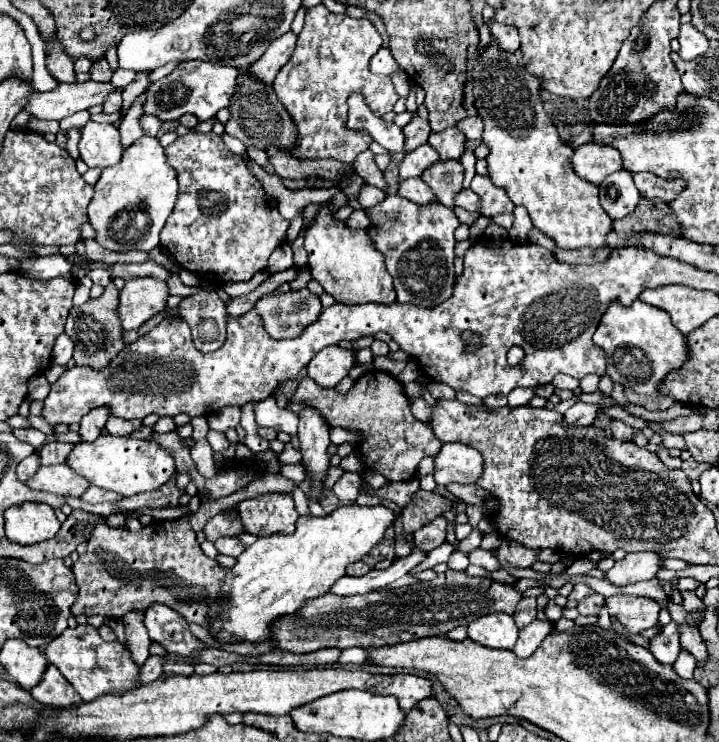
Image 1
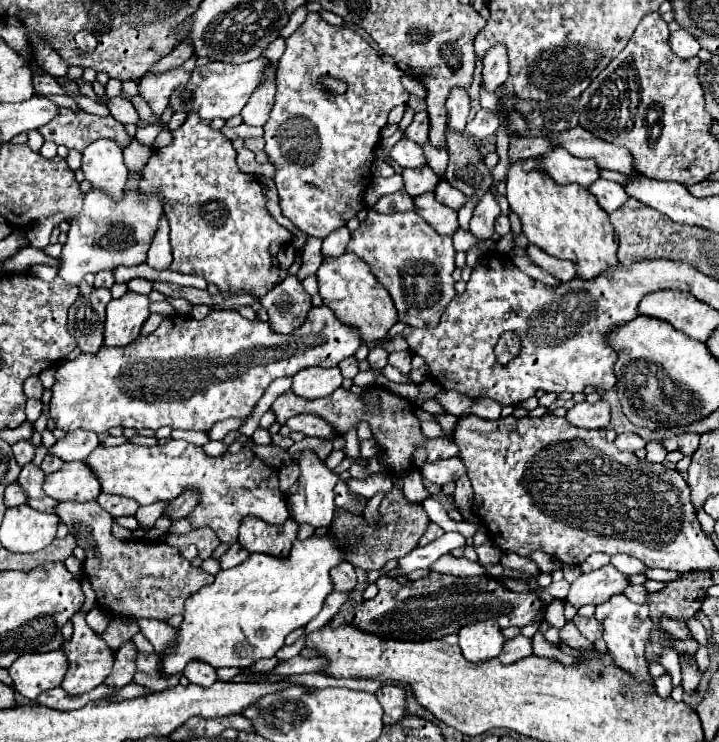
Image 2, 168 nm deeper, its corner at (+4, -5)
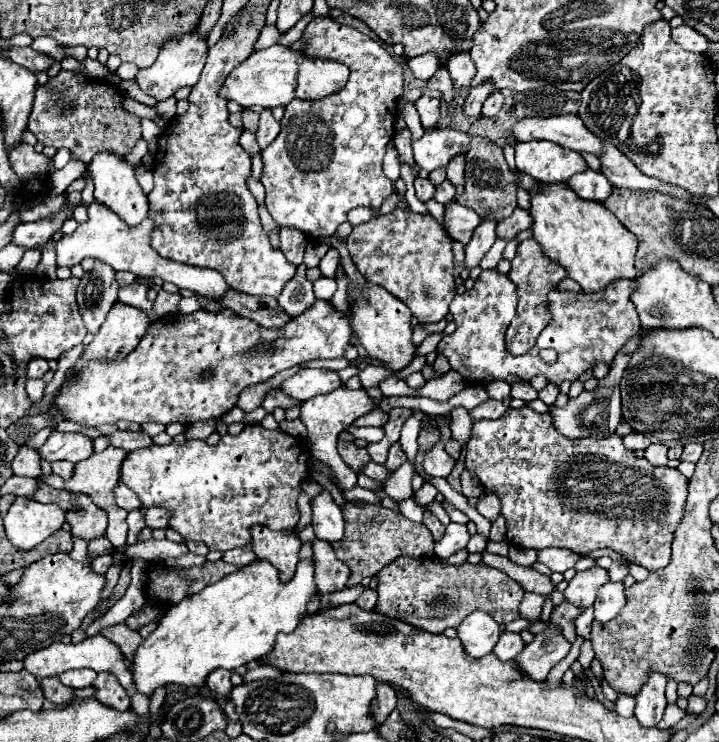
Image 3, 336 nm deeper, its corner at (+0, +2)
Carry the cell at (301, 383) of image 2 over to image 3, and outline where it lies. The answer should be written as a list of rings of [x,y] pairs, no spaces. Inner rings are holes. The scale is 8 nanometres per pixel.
[[[300,369],[294,377],[282,383],[284,393],[298,401],[308,401],[316,395],[336,391],[338,387],[342,387],[342,381],[338,373],[330,369]]]

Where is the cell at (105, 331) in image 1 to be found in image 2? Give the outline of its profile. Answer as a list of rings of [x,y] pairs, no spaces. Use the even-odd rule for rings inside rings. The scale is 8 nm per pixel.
[[[94,288],[90,296],[78,296],[76,302],[68,310],[68,332],[78,340],[78,348],[82,352],[92,352],[96,354],[102,348],[104,340],[104,310],[106,304],[112,300],[108,288]]]

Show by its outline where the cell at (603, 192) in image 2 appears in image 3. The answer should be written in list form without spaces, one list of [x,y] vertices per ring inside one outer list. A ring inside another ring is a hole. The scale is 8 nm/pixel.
[[[592,169],[580,173],[580,175],[574,175],[572,179],[568,179],[566,183],[570,183],[570,187],[574,187],[574,191],[584,197],[584,199],[594,199],[594,201],[602,201],[610,197],[614,185],[610,183],[610,179],[604,175],[604,173],[596,173]]]

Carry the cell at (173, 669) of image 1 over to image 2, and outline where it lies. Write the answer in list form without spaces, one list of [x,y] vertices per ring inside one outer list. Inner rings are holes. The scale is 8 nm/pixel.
[[[138,652],[136,656],[136,674],[134,674],[134,682],[152,690],[168,690],[172,686],[178,684],[180,676],[172,676],[172,678],[162,678],[160,674],[160,656],[156,652],[152,654],[142,654]]]

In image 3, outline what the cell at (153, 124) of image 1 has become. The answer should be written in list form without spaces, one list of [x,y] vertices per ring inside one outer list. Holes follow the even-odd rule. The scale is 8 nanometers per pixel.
[[[194,31],[186,33],[186,35],[178,35],[176,39],[164,43],[164,47],[160,49],[160,55],[156,59],[156,63],[144,71],[138,71],[136,75],[136,83],[140,85],[140,89],[154,97],[156,101],[164,101],[168,97],[172,97],[180,87],[194,87],[196,81],[200,79],[200,71],[206,63],[206,41]]]

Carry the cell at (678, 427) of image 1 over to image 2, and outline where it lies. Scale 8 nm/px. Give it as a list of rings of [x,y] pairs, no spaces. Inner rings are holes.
[[[680,434],[664,442],[666,450],[680,450],[684,456],[692,456],[698,448],[698,434]]]

